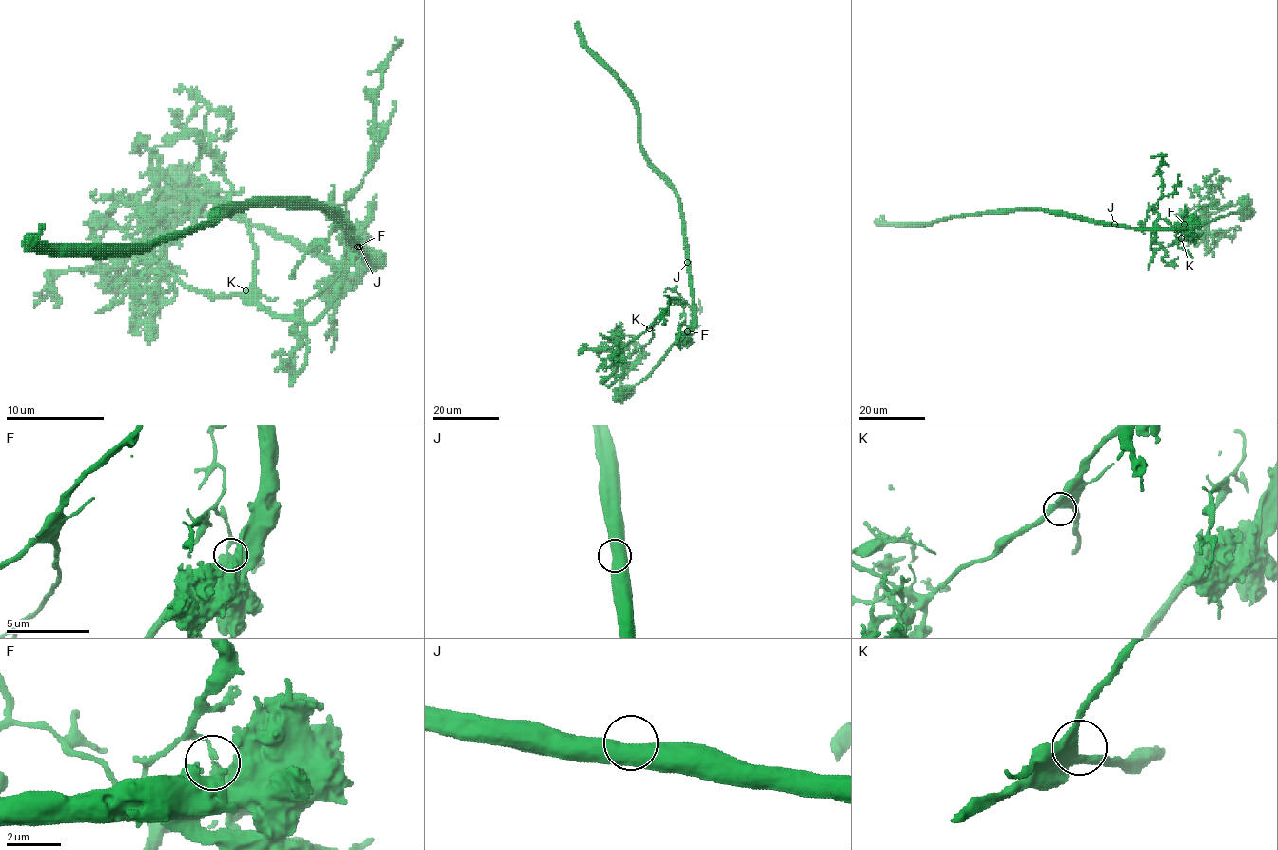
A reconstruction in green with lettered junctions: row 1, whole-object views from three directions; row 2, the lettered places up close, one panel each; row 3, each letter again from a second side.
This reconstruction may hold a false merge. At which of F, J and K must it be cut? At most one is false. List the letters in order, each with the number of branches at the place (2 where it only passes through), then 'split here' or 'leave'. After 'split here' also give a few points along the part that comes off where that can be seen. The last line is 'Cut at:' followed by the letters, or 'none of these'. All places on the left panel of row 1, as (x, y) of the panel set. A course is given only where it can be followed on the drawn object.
F: 2 | split here | (356, 247), (348, 256), (346, 234), (339, 273), (275, 315), (189, 288), (140, 244), (165, 229), (96, 189)
J: 2 | leave
K: 3 | leave
Cut at: F

